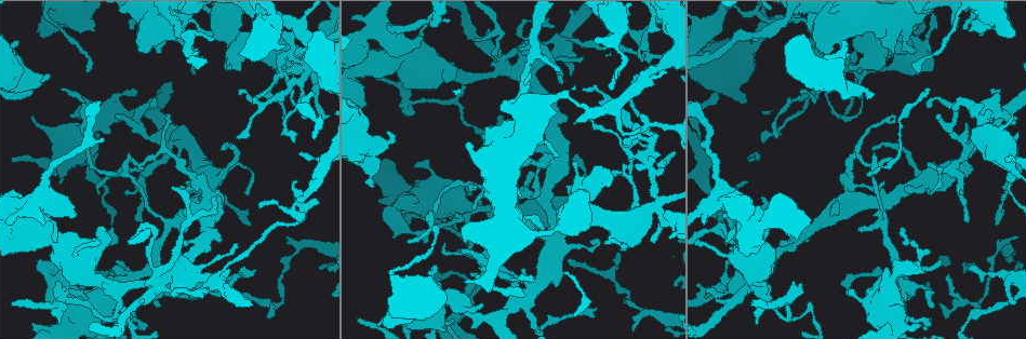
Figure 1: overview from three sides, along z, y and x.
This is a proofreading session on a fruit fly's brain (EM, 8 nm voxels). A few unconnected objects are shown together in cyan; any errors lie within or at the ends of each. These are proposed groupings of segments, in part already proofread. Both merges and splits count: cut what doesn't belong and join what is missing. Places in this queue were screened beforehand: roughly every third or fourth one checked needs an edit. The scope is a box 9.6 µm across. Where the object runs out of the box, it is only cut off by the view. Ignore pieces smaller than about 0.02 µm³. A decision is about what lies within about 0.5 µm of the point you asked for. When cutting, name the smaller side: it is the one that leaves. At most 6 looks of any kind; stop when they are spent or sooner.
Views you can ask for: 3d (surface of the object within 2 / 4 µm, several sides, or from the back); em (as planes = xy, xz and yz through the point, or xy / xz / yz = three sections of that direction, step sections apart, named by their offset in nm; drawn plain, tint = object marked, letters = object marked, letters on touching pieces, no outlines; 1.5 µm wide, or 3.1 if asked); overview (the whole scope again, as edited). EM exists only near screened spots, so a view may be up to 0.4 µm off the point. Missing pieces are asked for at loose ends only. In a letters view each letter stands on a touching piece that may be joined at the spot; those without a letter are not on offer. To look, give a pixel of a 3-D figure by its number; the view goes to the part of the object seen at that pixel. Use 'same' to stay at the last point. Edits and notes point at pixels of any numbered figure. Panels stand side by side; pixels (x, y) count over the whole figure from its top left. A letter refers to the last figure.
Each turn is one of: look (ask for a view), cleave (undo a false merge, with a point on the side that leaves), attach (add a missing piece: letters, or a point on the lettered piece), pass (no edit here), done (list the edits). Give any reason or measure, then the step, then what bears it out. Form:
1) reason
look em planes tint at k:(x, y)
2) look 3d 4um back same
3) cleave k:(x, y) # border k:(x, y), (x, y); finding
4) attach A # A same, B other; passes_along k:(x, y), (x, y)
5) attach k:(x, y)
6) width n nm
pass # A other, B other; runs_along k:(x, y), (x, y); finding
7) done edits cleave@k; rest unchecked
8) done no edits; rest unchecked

free end
look em xz step 8 letters at 1:(558, 153)

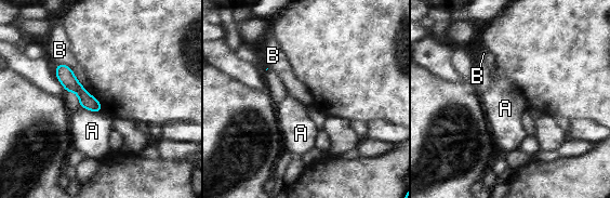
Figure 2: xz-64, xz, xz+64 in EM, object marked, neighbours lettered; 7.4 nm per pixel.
another direction
look em planes letters same

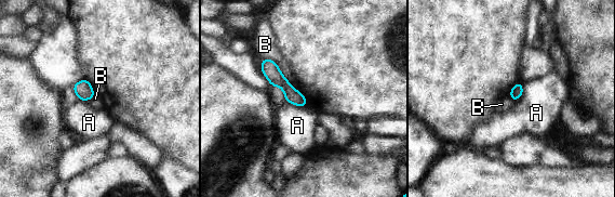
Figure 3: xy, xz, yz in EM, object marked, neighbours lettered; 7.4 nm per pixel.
pass # A other, B other; runs_along 3:(263, 62), (304, 104); none of them fits

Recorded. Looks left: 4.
branch stops here
look 3d 4um back at 1:(440, 287)

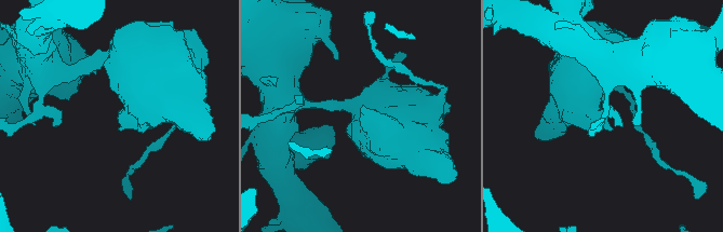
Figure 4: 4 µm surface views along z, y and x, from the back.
need the tissue
look em xz step 8 letters at 4:(604, 128)

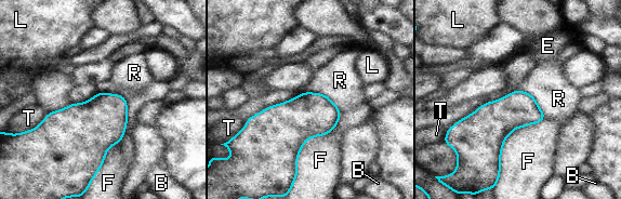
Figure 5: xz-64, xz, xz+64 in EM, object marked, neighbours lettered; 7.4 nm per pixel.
look em planes letters same

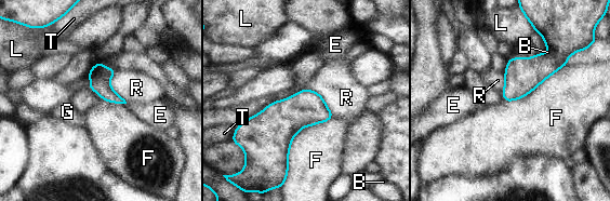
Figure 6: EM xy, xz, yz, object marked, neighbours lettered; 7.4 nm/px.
longest_contact F 500 nm
pass # B other, E other, F other, G other, L other, R other, T other; border 6:(332, 117), (294, 136), (288, 170); none of them fits

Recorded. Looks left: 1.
done no edits; rest unchecked

